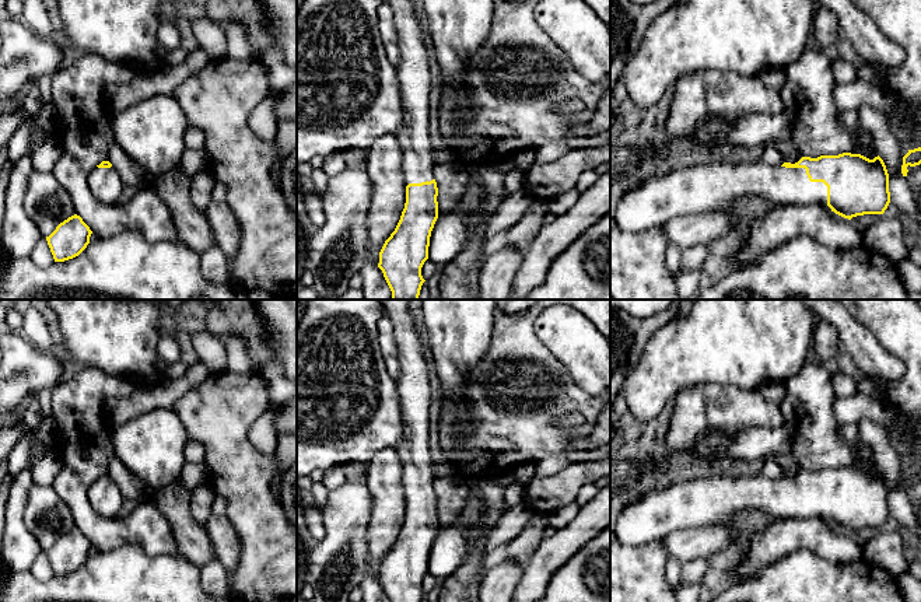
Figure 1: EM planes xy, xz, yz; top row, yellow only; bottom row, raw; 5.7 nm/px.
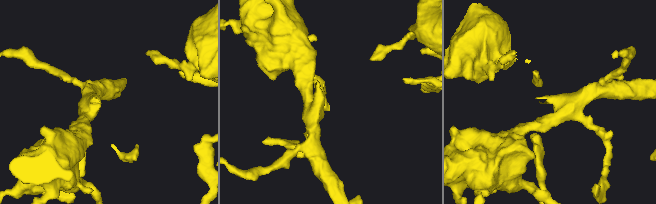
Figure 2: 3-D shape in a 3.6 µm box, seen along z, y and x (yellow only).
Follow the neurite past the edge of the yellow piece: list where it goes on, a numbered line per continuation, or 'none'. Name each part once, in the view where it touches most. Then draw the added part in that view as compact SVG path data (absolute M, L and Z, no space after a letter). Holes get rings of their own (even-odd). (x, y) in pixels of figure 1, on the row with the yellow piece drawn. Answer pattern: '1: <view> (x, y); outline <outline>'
1: yz (654, 200); outline M722 160L638 181L620 199L616 225L640 232L675 217L722 210L743 197L760 197L770 206L827 204L827 186L810 182L805 168Z

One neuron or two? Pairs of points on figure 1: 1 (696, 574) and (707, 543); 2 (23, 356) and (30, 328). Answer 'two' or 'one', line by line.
1: two
2: two

